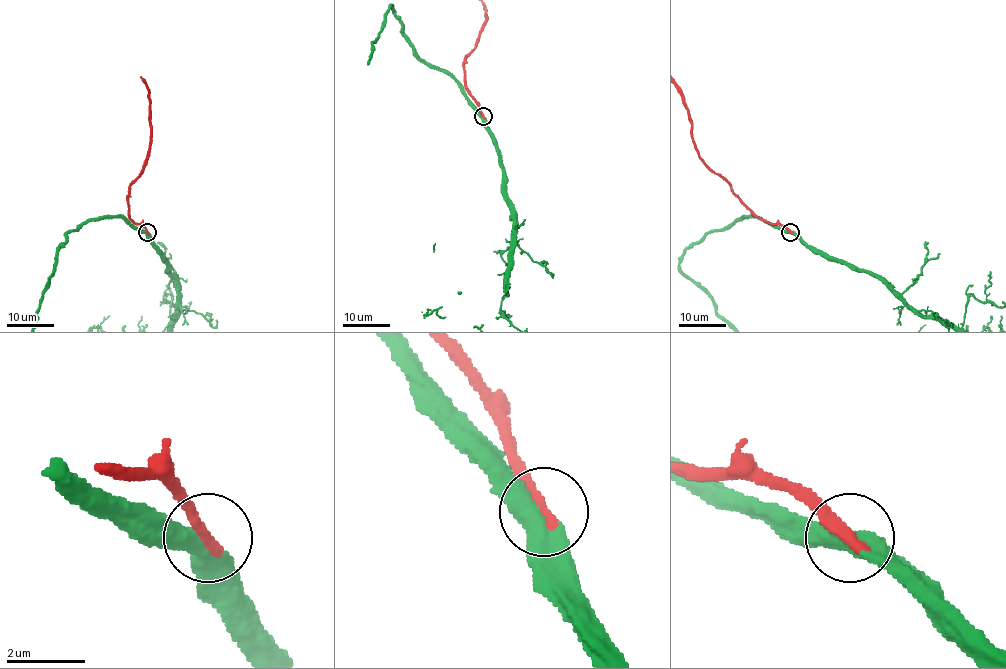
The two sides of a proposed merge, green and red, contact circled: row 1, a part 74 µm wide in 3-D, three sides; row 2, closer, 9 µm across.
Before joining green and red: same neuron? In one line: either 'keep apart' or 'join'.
join

